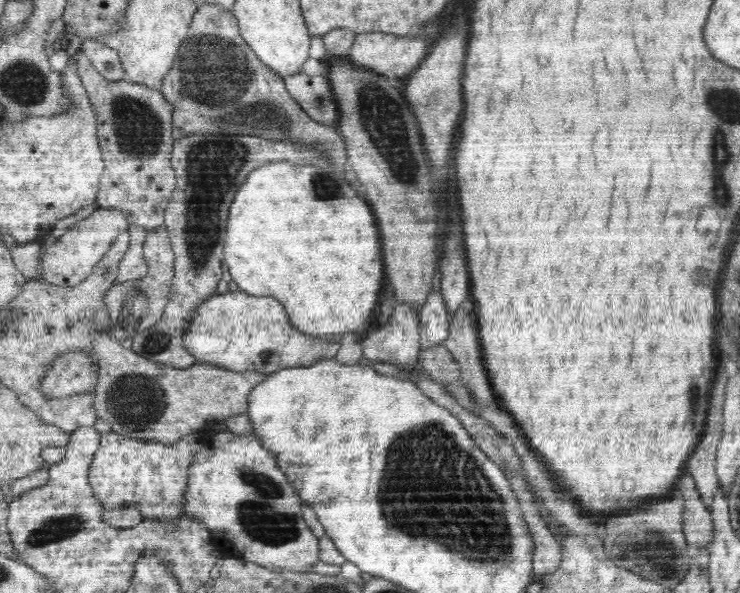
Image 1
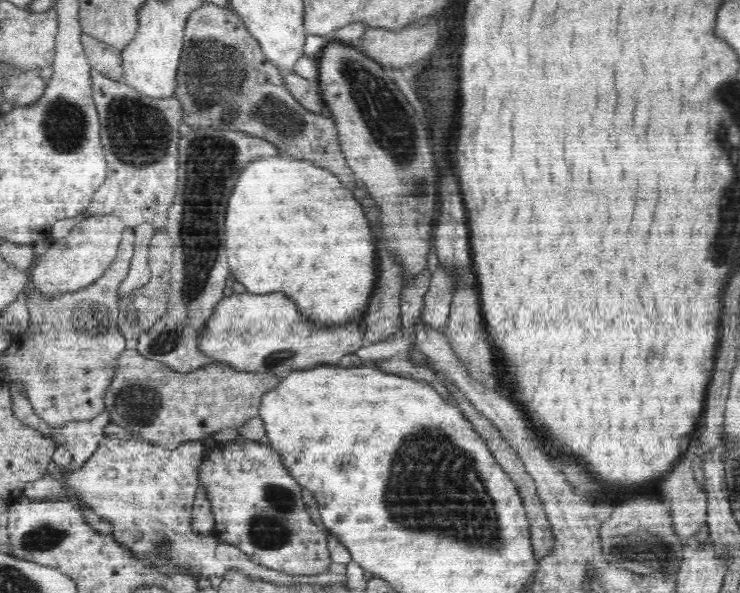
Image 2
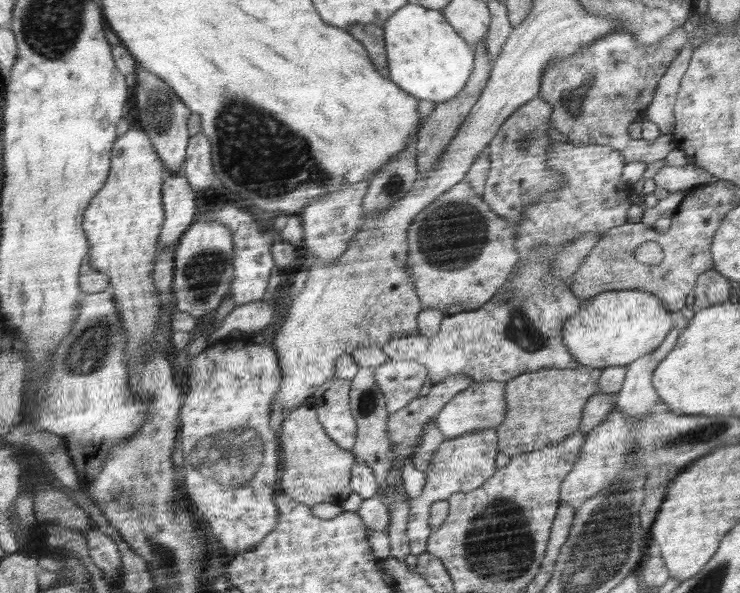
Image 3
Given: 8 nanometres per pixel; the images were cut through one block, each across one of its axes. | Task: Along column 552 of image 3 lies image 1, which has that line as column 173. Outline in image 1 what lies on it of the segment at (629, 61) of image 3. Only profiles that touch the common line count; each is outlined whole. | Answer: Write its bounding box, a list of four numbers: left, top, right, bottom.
[160,4,347,170]

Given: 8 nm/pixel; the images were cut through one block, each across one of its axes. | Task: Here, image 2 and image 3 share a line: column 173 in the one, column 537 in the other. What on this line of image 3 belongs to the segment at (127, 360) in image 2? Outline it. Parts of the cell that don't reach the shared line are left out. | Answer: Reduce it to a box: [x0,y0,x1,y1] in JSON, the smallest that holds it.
[495,364,603,458]

